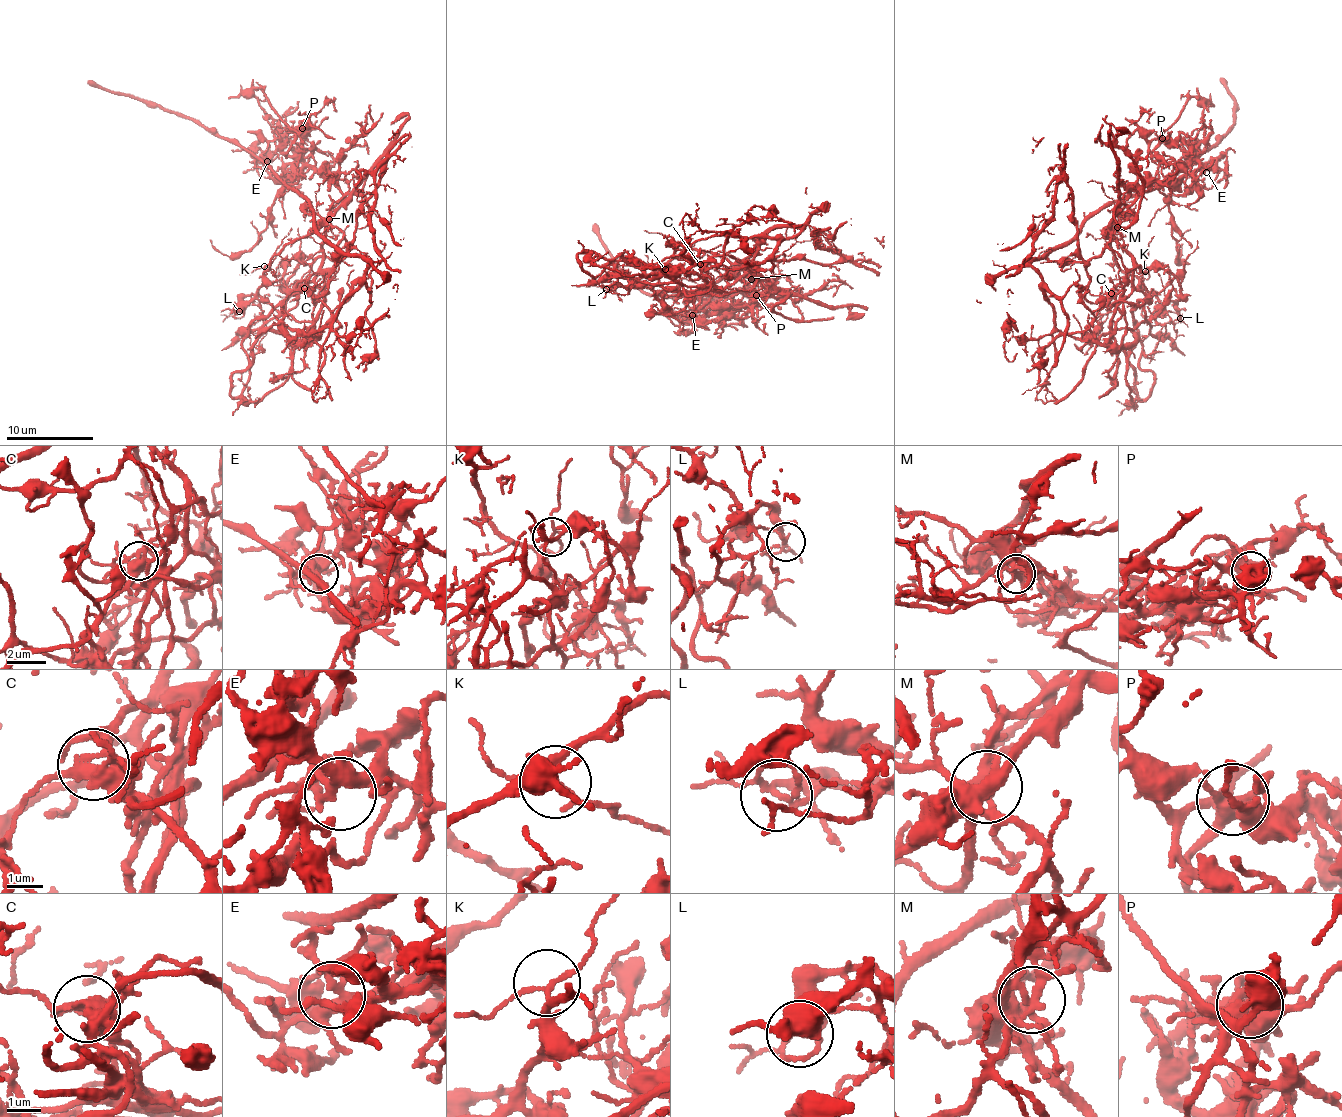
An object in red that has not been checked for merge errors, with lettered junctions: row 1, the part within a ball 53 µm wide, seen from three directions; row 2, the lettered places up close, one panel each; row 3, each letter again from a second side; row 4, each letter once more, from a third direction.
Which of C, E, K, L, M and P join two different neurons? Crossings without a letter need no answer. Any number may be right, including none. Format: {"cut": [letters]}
{"cut": ["C", "L", "M"]}

